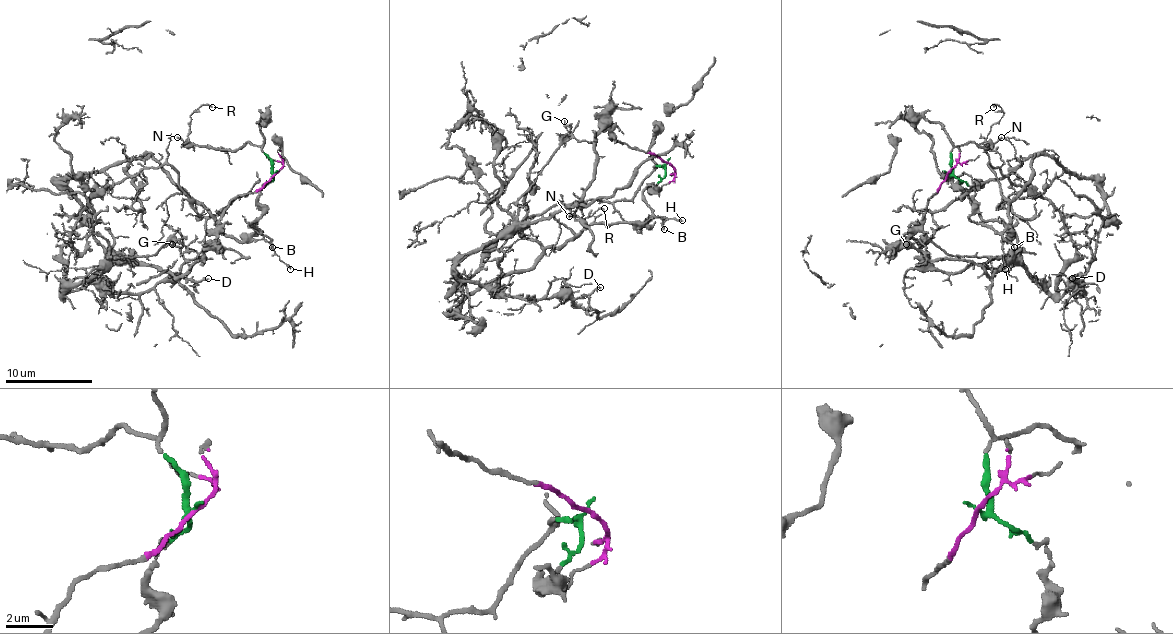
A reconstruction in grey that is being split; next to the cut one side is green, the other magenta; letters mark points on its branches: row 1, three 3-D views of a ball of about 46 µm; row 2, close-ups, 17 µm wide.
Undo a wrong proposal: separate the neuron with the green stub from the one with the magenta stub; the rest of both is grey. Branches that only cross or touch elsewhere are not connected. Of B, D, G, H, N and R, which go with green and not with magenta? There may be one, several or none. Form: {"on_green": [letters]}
{"on_green": ["B", "H", "N", "R"]}

